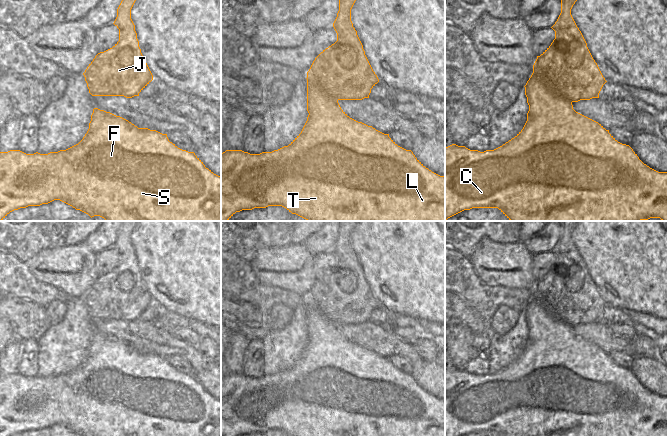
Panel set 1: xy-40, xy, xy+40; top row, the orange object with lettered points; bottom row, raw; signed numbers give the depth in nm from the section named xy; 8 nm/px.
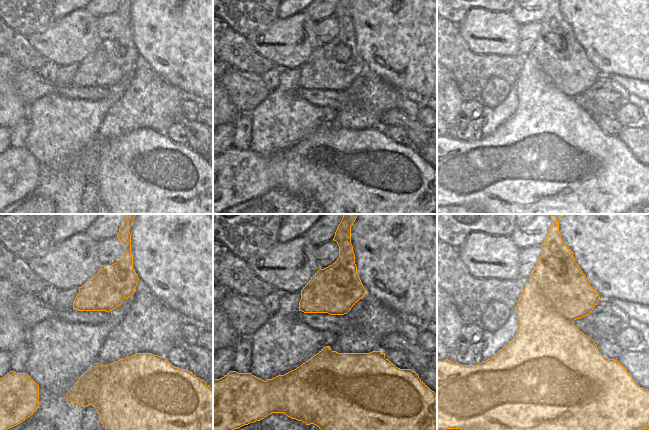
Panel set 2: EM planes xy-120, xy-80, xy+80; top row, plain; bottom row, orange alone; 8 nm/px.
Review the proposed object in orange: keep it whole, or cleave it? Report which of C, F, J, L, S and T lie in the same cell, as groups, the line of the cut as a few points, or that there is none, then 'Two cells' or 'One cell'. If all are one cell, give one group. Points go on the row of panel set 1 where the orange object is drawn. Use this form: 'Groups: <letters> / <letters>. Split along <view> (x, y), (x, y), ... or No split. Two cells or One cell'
Groups: C F L S T / J. Split along xy+40 (533, 71), (558, 95), (571, 103). Two cells.

